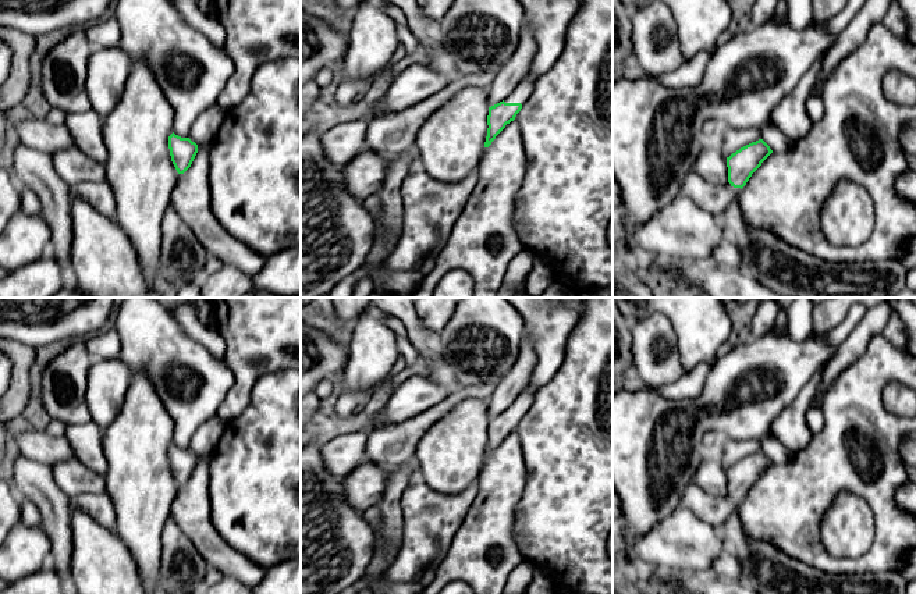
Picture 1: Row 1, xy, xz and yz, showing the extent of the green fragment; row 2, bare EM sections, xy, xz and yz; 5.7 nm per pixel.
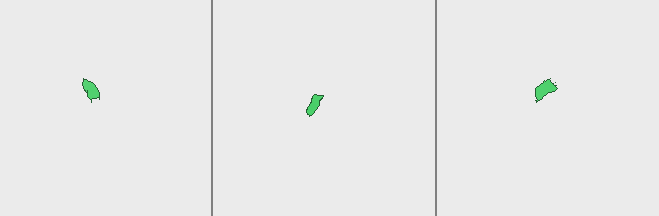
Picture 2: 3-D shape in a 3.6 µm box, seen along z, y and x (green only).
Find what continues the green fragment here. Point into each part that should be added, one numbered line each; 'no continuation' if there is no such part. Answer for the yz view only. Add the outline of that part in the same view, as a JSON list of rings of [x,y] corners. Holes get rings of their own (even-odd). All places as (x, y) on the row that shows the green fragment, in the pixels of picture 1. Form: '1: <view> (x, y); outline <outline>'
1: yz (714, 199); outline [[[690,171],[686,174],[679,186],[679,196],[692,199],[700,209],[720,218],[732,199],[741,192],[741,188],[734,188],[729,182],[727,185],[714,185]]]

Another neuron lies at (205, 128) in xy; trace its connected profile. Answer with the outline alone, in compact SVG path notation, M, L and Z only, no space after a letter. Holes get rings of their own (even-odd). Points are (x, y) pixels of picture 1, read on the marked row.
M217 104L206 109L199 114L189 131L189 139L198 146L210 145L226 117L226 110Z

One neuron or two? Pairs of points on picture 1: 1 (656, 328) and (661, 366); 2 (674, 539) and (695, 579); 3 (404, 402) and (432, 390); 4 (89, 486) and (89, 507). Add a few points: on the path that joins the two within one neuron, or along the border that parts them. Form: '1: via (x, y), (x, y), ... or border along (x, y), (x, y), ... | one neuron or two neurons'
1: via (660, 338), (660, 351), (666, 356) | one neuron
2: border along (663, 571), (698, 571), (707, 573) | two neurons
3: via (411, 398), (425, 392) | one neuron
4: border along (106, 493), (82, 493), (71, 500) | two neurons

